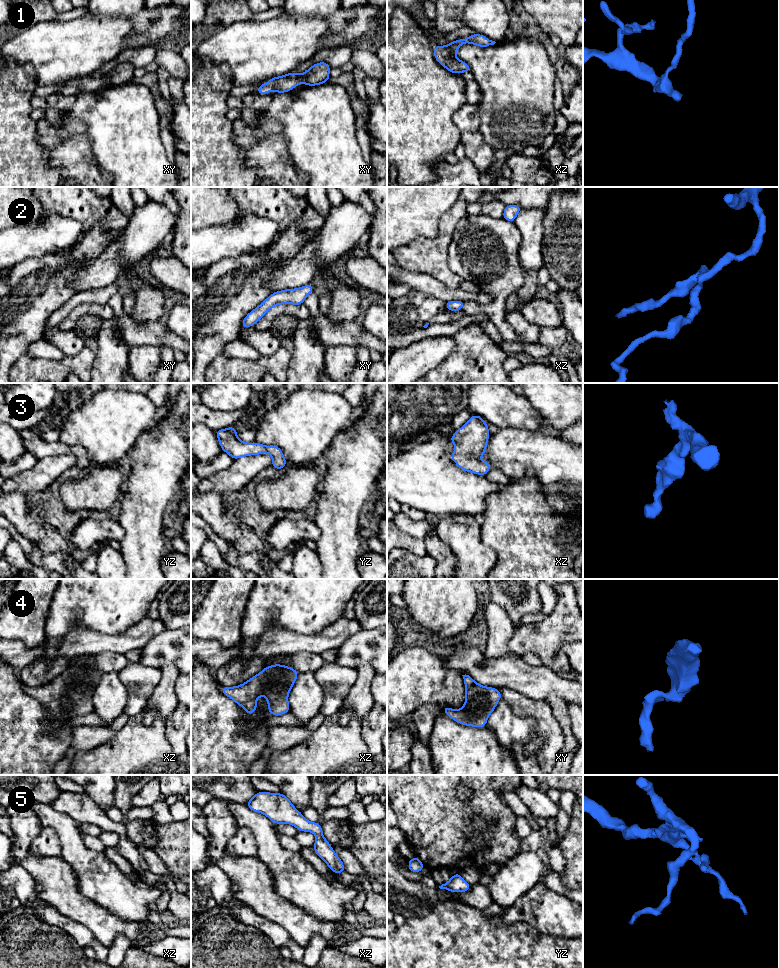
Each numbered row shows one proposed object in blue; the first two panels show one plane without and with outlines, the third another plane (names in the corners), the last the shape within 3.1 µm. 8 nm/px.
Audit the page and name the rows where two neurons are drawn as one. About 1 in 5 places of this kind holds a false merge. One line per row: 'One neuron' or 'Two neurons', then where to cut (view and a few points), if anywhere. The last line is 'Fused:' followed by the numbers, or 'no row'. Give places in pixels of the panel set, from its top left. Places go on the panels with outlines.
1: One neuron. No split
2: One neuron. No split
3: One neuron. No split
4: One neuron. No split
5: One neuron. No split
Fused: no row

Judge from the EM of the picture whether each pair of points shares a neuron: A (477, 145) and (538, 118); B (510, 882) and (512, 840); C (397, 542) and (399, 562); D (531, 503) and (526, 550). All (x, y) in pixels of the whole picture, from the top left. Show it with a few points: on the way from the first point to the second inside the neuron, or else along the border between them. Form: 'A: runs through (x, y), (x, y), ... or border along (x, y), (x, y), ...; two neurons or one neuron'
A: border along (478, 131), (482, 138), (495, 150); two neurons
B: border along (520, 851), (511, 856), (501, 867); two neurons
C: border along (397, 548), (403, 548), (421, 555); two neurons
D: runs through (528, 515), (525, 518), (526, 538); one neuron

